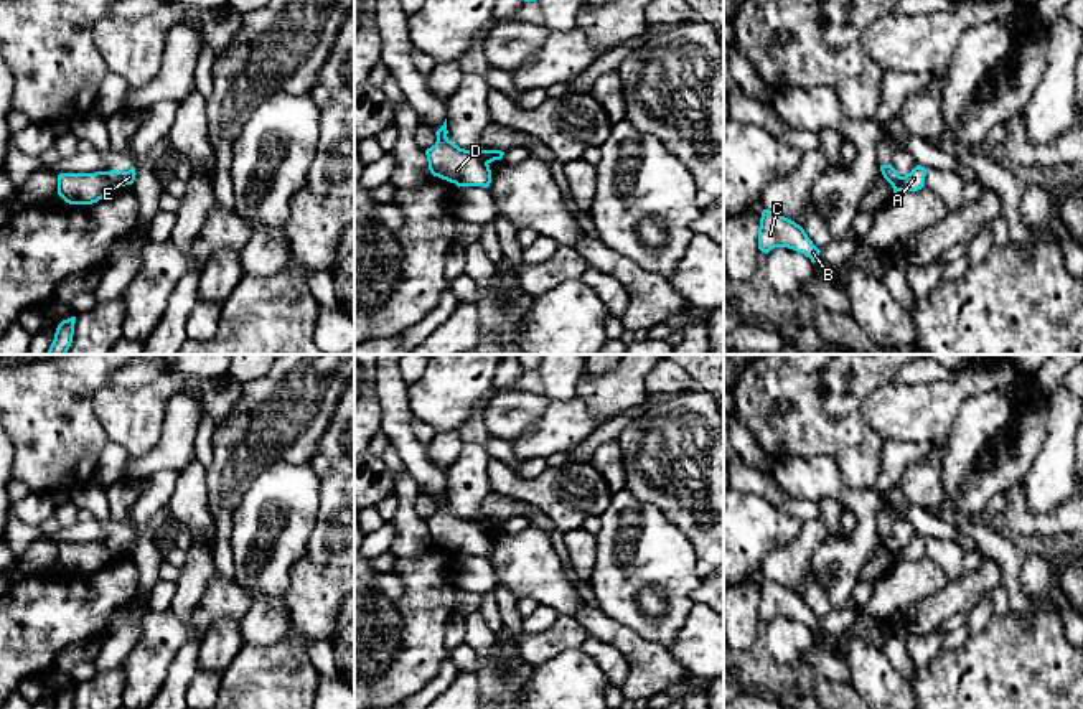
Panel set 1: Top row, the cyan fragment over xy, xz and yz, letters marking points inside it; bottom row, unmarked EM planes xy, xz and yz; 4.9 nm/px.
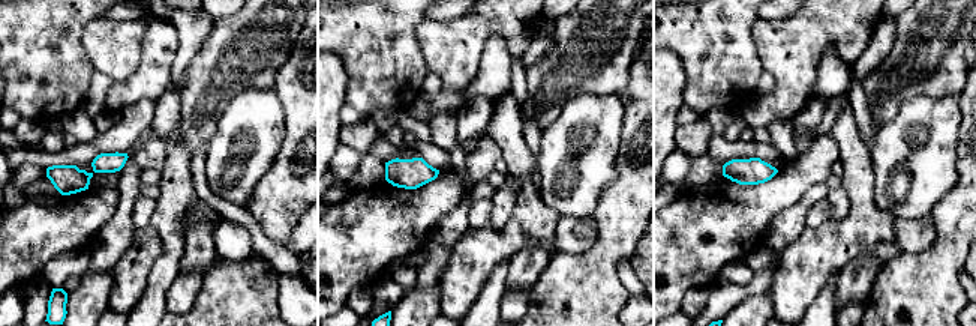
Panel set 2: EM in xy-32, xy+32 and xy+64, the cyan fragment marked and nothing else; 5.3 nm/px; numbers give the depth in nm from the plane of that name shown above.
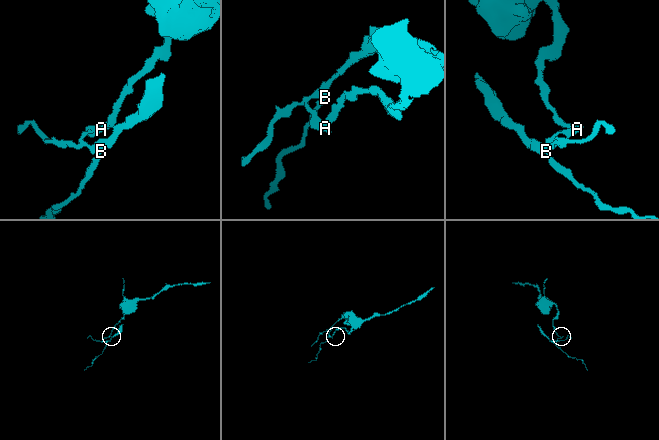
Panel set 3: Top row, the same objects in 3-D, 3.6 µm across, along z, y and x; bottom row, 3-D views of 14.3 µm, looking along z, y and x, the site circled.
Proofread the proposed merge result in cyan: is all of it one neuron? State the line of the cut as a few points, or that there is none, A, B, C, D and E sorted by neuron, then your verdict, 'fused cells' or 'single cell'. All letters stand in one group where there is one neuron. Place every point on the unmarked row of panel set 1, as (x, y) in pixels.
cut xy (103, 541), (116, 556); groups A B C D / E; fused cells

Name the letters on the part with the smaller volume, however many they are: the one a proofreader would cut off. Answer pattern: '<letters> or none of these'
A, B, C, D

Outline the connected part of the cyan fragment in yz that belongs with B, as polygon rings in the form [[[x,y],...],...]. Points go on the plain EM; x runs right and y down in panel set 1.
[[[763,579],[758,597],[758,618],[768,623],[775,617],[801,622],[813,633],[819,628],[821,622],[799,594],[775,580]]]

